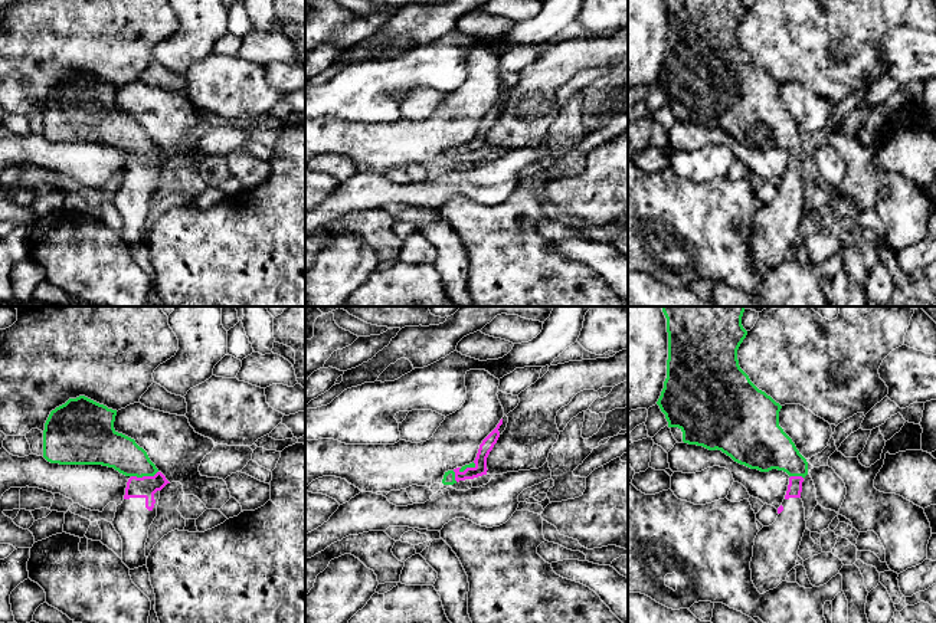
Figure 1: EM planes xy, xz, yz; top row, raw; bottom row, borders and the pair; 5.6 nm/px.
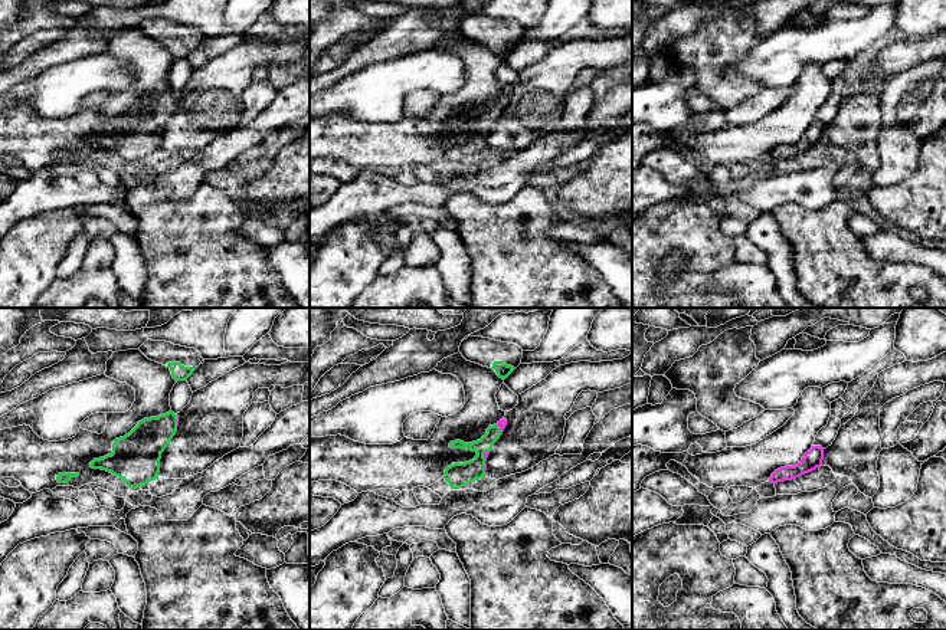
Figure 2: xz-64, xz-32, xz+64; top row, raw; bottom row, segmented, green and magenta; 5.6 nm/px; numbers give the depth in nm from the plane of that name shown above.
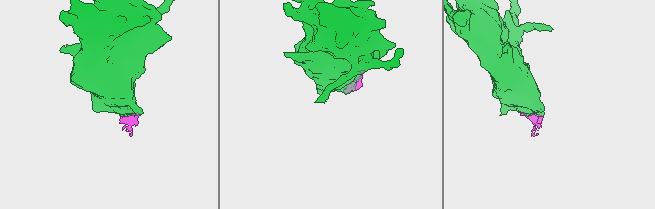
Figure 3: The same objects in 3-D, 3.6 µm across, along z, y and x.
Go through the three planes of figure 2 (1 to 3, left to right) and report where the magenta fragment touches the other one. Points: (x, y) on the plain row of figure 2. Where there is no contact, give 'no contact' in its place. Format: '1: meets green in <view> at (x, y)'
1: meets green in xz-64 at (176, 101)
2: meets green in xz-32 at (483, 133)
3: no contact

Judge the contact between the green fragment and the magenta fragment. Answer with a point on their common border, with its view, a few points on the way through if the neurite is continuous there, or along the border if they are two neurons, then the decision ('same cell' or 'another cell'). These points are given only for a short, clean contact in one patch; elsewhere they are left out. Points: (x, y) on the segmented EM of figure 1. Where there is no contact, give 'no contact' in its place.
meets green in xy at (144, 475); runs through xy (113, 449), (121, 452), (144, 475), (146, 487); same cell

